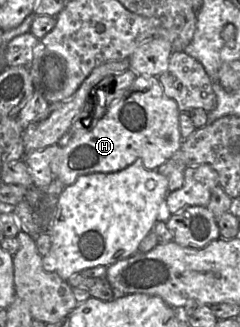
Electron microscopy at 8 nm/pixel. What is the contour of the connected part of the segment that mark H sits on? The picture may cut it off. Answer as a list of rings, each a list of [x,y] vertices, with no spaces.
[[[137,76],[131,87],[111,104],[93,128],[76,130],[68,134],[61,144],[62,149],[51,163],[54,179],[60,180],[65,186],[70,186],[82,175],[118,172],[138,158],[142,159],[146,169],[156,170],[181,148],[183,138],[180,133],[179,115],[180,110],[176,101],[165,95],[156,76]]]

